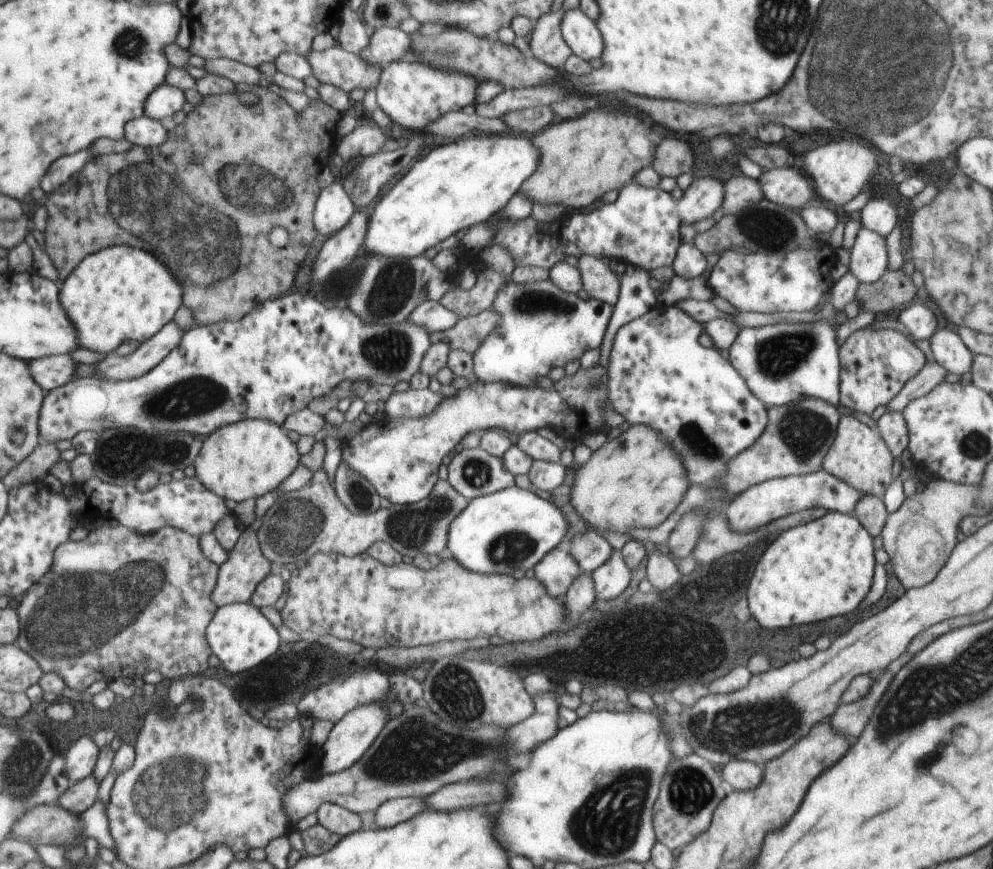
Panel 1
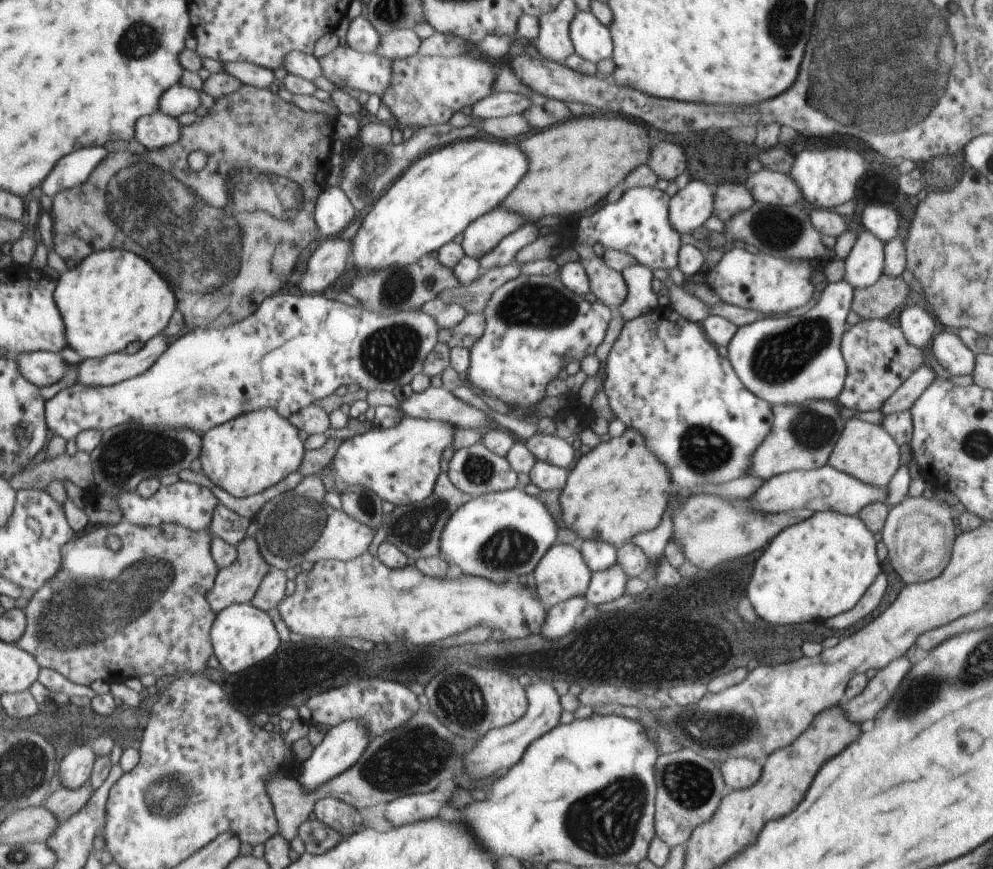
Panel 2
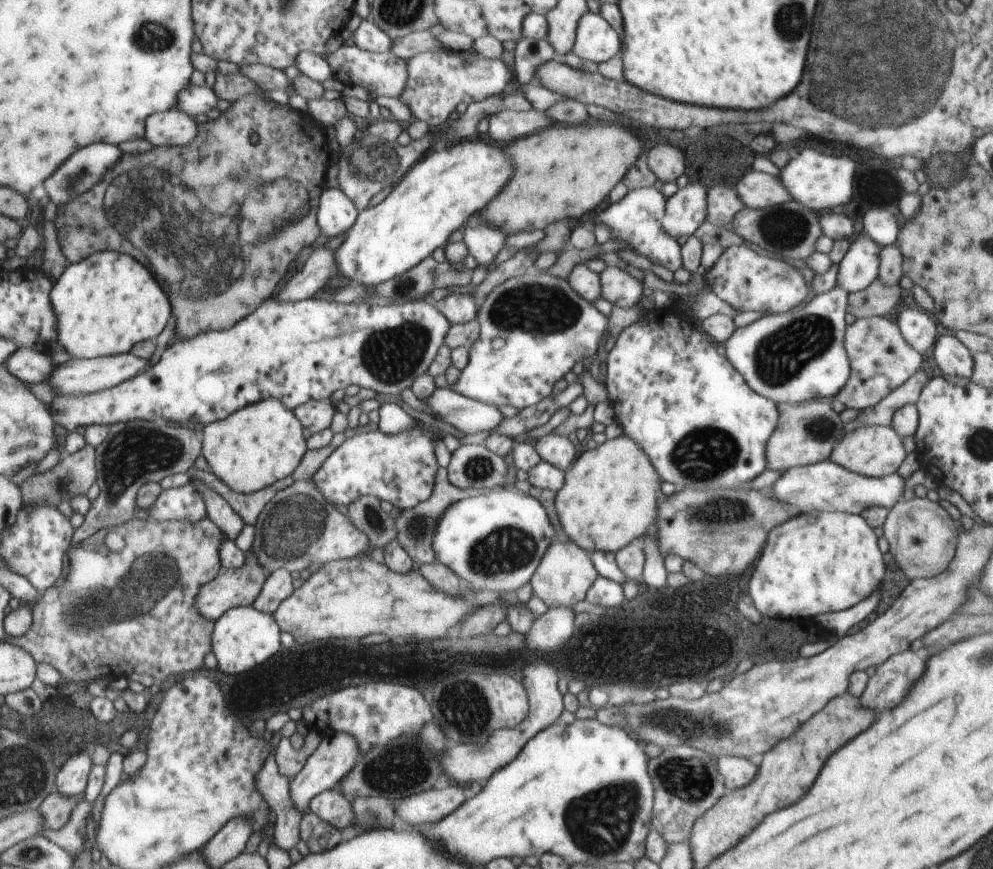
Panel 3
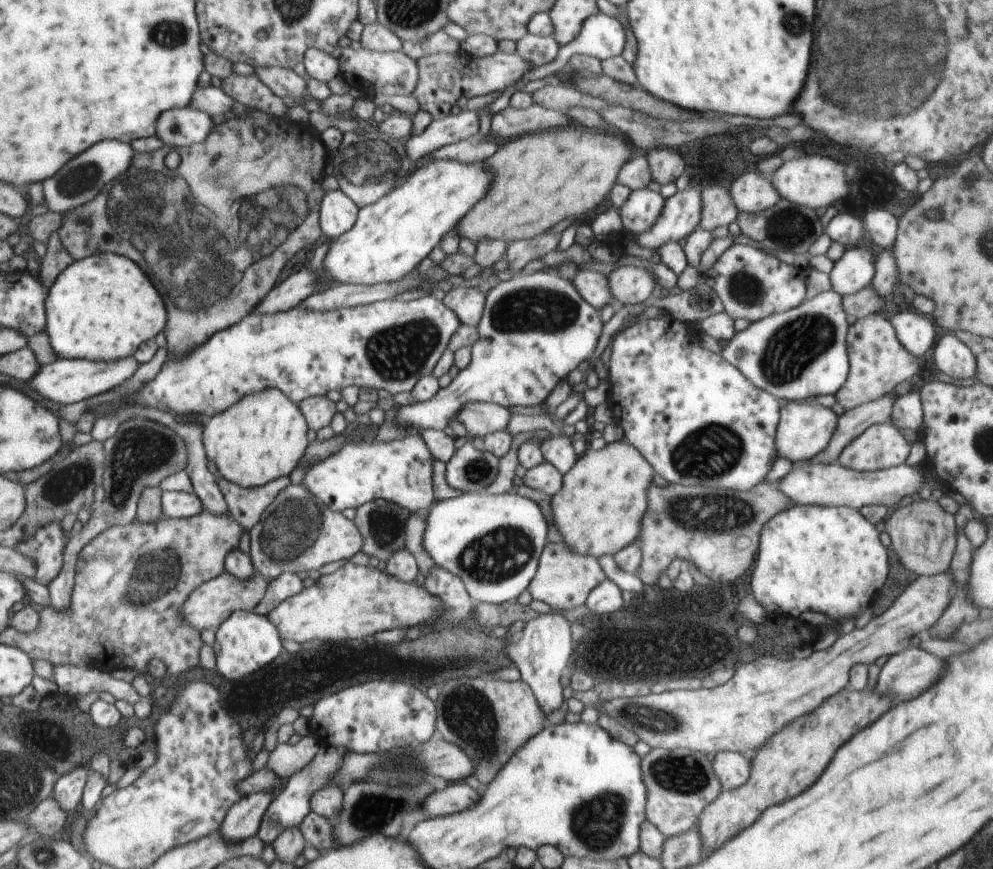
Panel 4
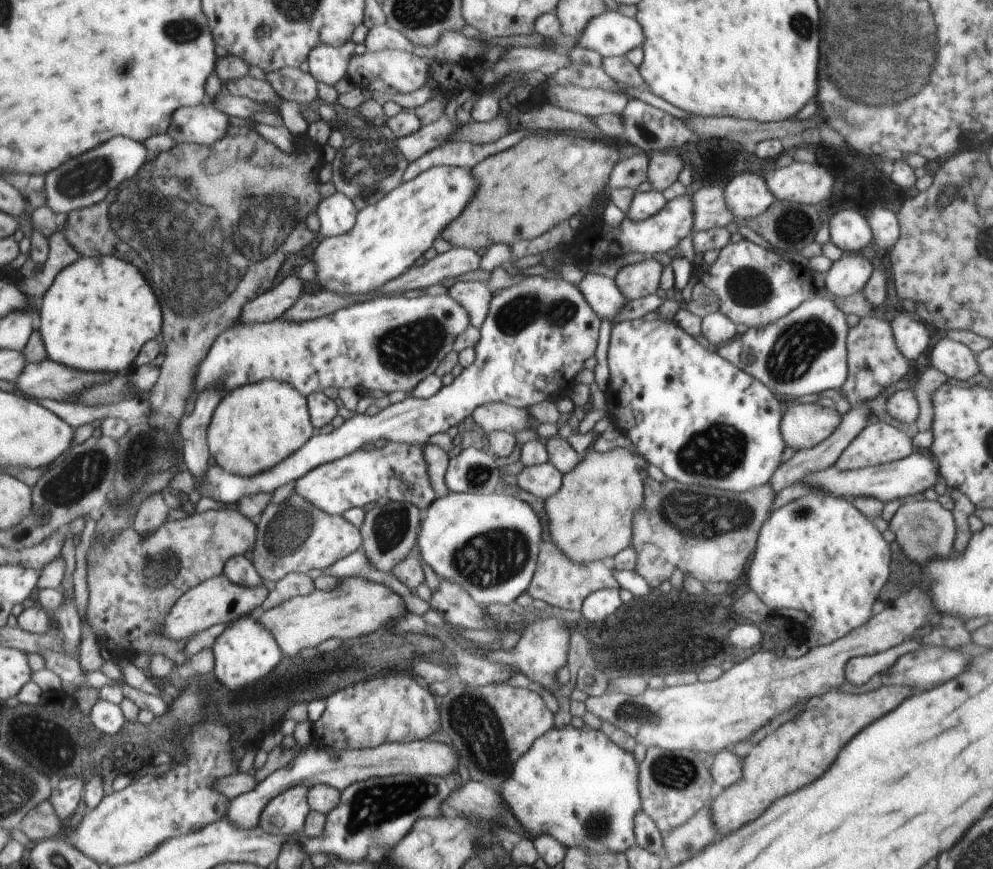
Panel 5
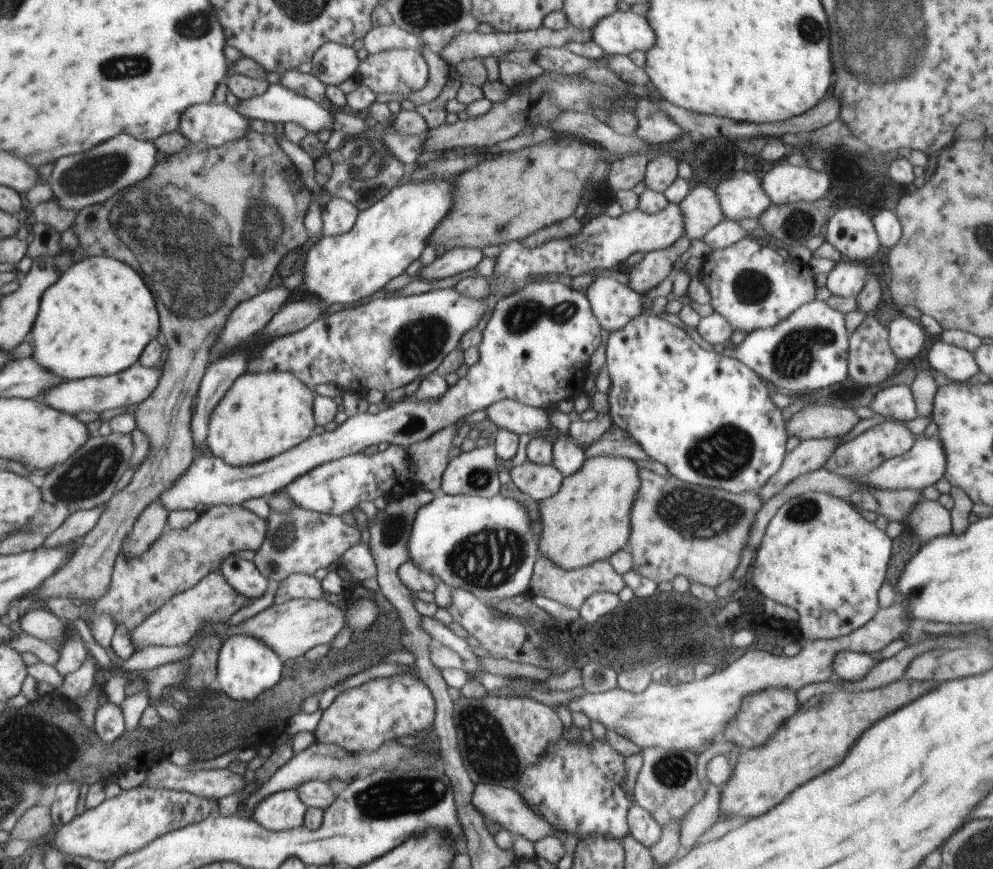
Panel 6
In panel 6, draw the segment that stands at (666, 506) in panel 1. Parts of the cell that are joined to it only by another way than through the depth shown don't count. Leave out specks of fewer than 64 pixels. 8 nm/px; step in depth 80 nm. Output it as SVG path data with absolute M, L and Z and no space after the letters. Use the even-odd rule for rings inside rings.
M594 456L587 458L580 470L564 477L560 490L547 499L540 500L542 533L537 543L539 554L566 570L588 566L596 561L609 559L615 552L628 546L631 508L640 488L639 468L636 461L622 456Z

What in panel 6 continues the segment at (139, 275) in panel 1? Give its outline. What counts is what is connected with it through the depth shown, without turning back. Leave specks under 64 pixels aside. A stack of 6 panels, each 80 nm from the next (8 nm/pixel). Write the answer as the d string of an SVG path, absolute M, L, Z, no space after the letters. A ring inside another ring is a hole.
M86 256L86 258L76 260L76 262L72 262L70 266L67 266L65 271L59 274L58 280L41 294L39 311L28 339L34 345L32 358L45 369L48 369L64 380L105 377L123 371L130 368L133 364L138 363L144 347L158 336L159 326L159 312L157 311L155 297L140 274L136 274L136 271L130 265L109 256Z

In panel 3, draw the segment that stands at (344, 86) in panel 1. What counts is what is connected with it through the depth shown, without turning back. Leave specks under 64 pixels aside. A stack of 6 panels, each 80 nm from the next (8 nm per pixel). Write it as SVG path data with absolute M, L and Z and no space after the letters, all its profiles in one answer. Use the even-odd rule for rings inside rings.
M342 45L338 50L325 56L326 62L332 69L332 77L344 85L362 86L371 96L398 97L400 96L408 78L407 64L404 59L398 58L390 51L377 53L365 51L356 45Z

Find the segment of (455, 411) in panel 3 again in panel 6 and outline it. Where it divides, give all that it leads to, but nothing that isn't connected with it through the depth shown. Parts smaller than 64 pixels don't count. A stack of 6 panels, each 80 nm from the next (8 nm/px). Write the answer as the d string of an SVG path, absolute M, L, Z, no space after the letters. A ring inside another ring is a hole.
M504 399L485 408L486 418L499 429L506 429L518 436L538 434L552 426L547 408L531 407L515 400Z

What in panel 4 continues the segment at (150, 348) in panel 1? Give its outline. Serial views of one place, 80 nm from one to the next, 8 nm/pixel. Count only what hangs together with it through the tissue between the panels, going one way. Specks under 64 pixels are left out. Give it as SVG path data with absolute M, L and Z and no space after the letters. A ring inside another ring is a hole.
M129 356L115 361L91 361L88 359L60 359L42 365L36 376L30 381L32 389L45 398L60 404L80 402L92 396L108 392L116 386L124 385L138 370L139 362Z

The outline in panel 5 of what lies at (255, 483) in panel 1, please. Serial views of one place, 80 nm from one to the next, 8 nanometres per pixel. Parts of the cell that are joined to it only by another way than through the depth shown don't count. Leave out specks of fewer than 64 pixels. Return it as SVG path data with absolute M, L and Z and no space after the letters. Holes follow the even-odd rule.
M264 379L235 388L218 403L207 428L207 445L225 471L255 477L286 460L313 434L306 397L290 383Z

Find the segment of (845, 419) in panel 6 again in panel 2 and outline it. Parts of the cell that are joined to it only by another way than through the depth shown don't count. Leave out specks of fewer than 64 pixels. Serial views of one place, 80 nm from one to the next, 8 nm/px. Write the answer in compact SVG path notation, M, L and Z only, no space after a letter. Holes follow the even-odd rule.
M820 399L773 407L771 429L752 453L747 476L766 480L782 473L809 471L826 465L845 423L837 405L837 402Z

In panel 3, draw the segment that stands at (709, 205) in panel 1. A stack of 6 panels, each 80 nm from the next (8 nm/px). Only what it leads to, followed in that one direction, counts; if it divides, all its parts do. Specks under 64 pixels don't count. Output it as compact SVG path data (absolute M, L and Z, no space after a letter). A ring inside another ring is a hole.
M688 183L676 194L667 197L663 227L674 238L691 237L707 220L708 188L700 183Z

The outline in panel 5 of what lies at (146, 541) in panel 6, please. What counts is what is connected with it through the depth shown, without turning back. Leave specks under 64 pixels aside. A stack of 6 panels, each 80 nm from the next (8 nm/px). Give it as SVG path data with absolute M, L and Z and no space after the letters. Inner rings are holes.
M154 493L141 500L134 518L132 518L132 527L139 535L147 537L167 519L171 504L168 504L166 494Z

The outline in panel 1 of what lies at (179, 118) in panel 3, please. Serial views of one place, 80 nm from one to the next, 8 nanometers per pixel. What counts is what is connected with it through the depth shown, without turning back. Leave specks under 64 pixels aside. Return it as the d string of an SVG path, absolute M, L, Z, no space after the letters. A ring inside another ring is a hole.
M147 116L129 120L124 125L124 139L142 148L159 147L168 138L166 128L159 121Z

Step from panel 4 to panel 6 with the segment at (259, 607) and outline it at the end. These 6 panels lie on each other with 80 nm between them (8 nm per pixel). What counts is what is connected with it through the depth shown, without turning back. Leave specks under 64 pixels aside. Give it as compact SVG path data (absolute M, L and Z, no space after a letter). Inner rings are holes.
M294 573L278 583L273 604L279 605L290 599L319 599L324 596L320 581L314 575Z

